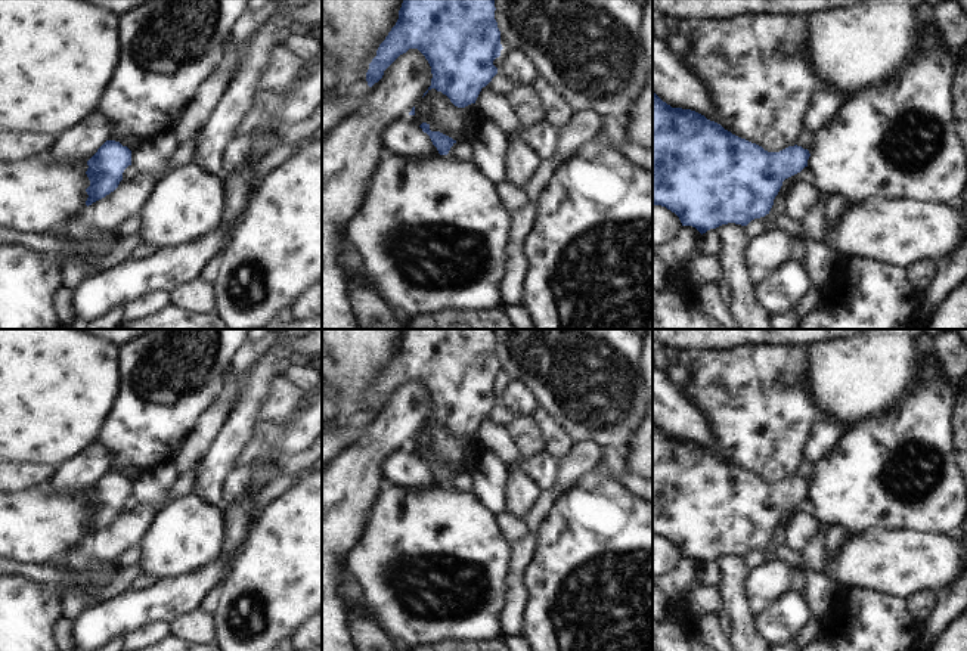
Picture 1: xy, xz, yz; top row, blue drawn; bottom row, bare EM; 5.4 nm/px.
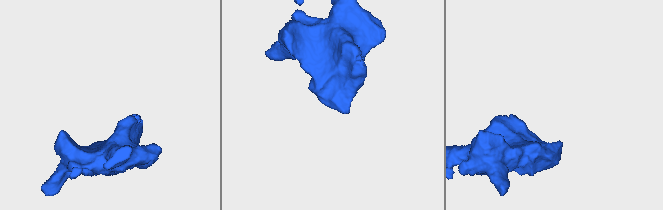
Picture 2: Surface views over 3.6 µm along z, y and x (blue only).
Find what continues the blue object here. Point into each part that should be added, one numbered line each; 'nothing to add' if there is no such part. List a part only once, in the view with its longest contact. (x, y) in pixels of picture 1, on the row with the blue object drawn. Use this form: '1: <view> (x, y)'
nothing to add

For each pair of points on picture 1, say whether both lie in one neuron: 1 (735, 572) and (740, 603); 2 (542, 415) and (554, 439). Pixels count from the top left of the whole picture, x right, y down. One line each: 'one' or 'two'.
1: one
2: one

